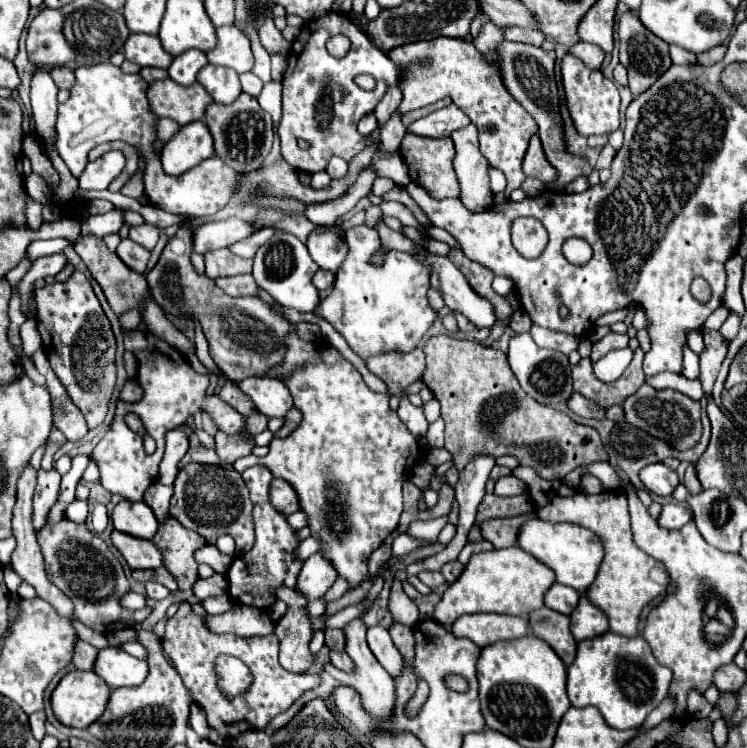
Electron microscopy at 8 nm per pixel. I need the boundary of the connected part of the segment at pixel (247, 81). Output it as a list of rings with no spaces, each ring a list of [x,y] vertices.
[[[248,72],[248,74],[240,74],[240,82],[242,82],[242,90],[246,92],[246,94],[252,94],[252,96],[258,96],[260,94],[260,90],[262,90],[262,80],[256,76],[256,74],[252,74],[252,72]]]

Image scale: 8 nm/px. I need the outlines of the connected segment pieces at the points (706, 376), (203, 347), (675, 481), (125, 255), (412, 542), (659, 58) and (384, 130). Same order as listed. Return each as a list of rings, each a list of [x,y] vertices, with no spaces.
[[[718,330],[704,332],[702,336],[704,336],[704,352],[700,354],[700,382],[702,382],[704,392],[710,394],[712,386],[714,386],[714,380],[718,376],[720,364],[726,356],[728,342]]]
[[[193,318],[192,321],[195,325],[196,356],[198,356],[198,360],[200,360],[210,372],[216,372],[216,376],[218,376],[218,372],[222,372],[222,370],[220,370],[220,368],[214,364],[214,360],[208,356],[208,342],[206,342],[201,324],[196,318]]]
[[[656,462],[656,464],[642,468],[640,480],[648,488],[648,492],[654,492],[658,496],[670,496],[674,492],[674,488],[680,484],[676,470],[670,470],[662,462]]]
[[[124,238],[116,250],[116,254],[120,256],[120,260],[132,268],[134,272],[140,272],[144,274],[146,272],[146,264],[148,264],[148,258],[150,258],[150,252],[146,248],[142,248],[140,244],[132,242],[130,238]]]
[[[400,534],[394,544],[392,544],[392,556],[406,556],[410,550],[414,550],[416,546],[424,546],[429,543],[416,538],[410,538],[408,534]]]
[[[632,10],[620,14],[618,50],[620,50],[620,64],[628,70],[630,90],[632,90],[634,96],[638,96],[644,90],[648,90],[672,66],[672,60],[670,60],[670,54],[668,54],[668,44],[662,42],[648,28],[644,28],[644,24],[638,20],[638,14],[632,12]]]
[[[392,114],[390,120],[380,128],[380,138],[382,138],[382,148],[388,152],[394,152],[400,148],[402,136],[406,134],[406,126],[402,124],[402,114]]]

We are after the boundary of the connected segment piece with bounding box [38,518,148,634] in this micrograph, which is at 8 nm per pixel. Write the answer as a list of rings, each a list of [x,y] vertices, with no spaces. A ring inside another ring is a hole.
[[[62,518],[60,522],[48,524],[42,532],[38,532],[38,544],[46,560],[46,574],[50,582],[66,592],[74,604],[74,616],[82,624],[106,634],[118,628],[132,628],[148,616],[148,612],[136,612],[120,606],[120,598],[130,590],[122,564],[112,554],[108,544],[88,530],[86,524],[76,524]]]

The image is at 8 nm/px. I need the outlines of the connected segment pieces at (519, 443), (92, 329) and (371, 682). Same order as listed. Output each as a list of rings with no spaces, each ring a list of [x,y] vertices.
[[[434,336],[424,346],[426,354],[426,370],[422,374],[422,382],[432,390],[436,400],[442,406],[444,422],[446,422],[446,448],[454,456],[454,466],[464,470],[470,458],[486,454],[486,456],[514,456],[520,464],[526,464],[536,470],[542,480],[564,480],[564,476],[580,466],[588,466],[592,462],[608,462],[608,452],[592,426],[582,426],[570,420],[564,412],[538,404],[530,398],[514,378],[506,354],[494,348],[480,346],[470,340],[458,340],[450,336]]]
[[[74,272],[66,282],[46,284],[36,290],[36,322],[42,334],[42,348],[52,370],[70,394],[72,402],[82,410],[88,428],[96,428],[108,414],[116,384],[116,338],[110,328],[90,280],[82,272]]]
[[[360,618],[352,620],[350,624],[346,624],[344,632],[346,632],[346,652],[348,652],[348,656],[350,656],[350,658],[354,660],[354,664],[356,664],[354,674],[346,676],[344,672],[338,672],[338,669],[331,663],[326,663],[324,670],[326,670],[328,674],[332,674],[336,680],[340,680],[342,684],[352,686],[352,688],[360,694],[360,698],[362,698],[362,708],[368,712],[368,716],[372,716],[372,718],[376,718],[376,720],[384,720],[384,722],[386,722],[386,720],[392,720],[392,716],[394,716],[394,706],[396,706],[396,692],[394,692],[396,686],[394,686],[392,676],[378,664],[378,660],[376,660],[374,654],[370,652],[368,644],[366,644],[366,628],[364,628],[362,620],[360,620]]]

